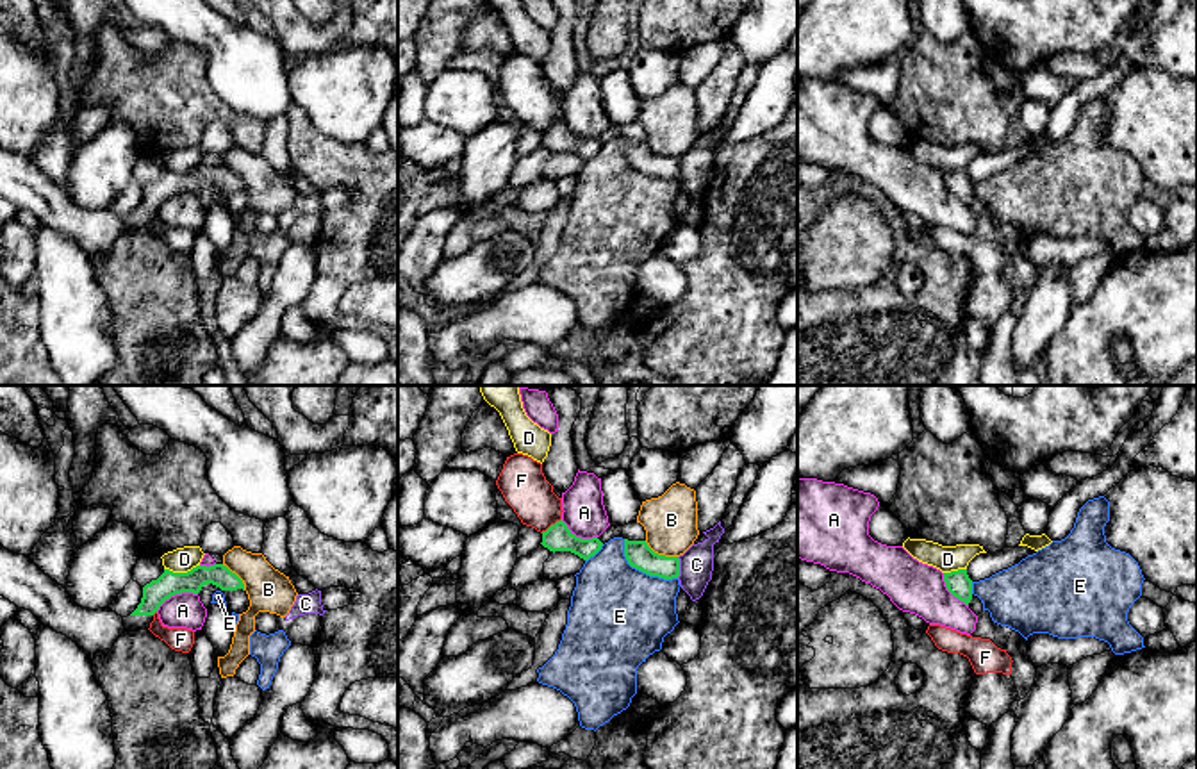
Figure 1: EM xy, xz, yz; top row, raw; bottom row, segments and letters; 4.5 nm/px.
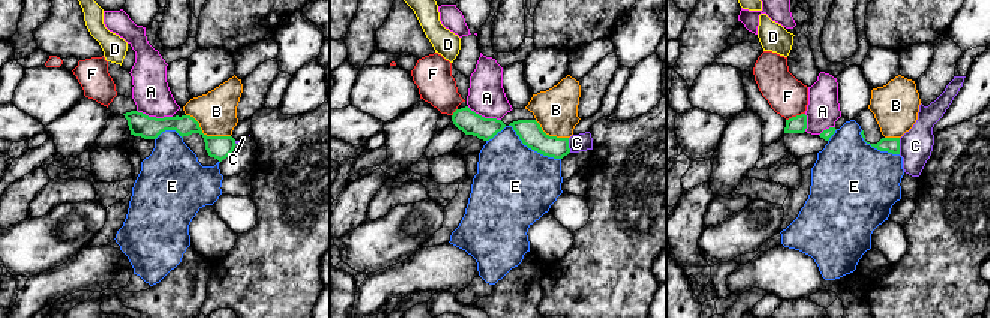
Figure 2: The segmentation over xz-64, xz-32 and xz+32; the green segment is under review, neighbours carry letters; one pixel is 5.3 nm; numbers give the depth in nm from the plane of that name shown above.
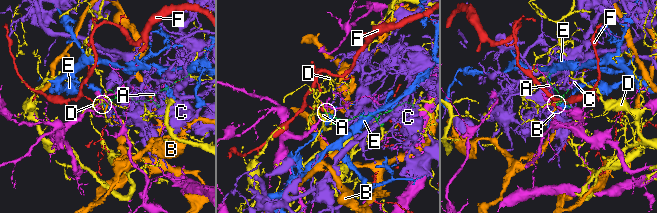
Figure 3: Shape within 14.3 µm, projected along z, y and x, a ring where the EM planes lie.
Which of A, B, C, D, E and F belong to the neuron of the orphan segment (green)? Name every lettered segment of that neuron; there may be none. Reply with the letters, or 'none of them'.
none of them

